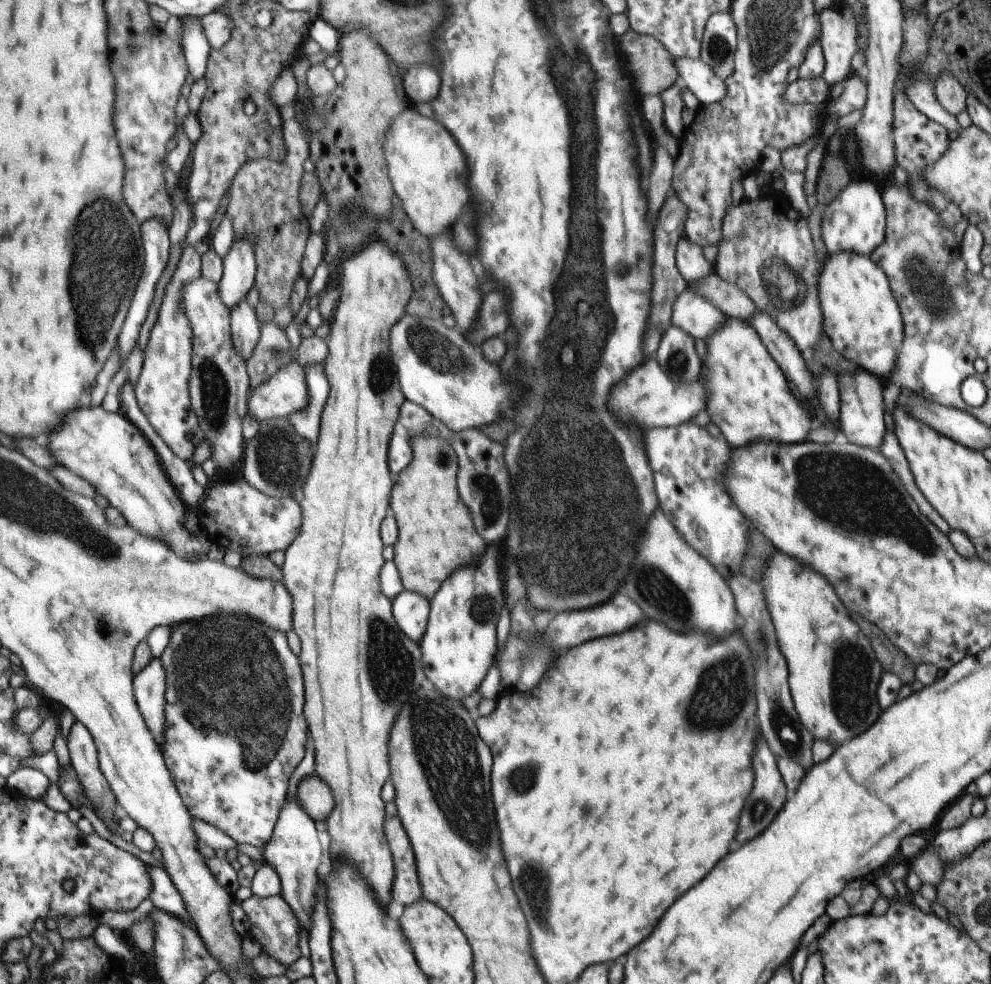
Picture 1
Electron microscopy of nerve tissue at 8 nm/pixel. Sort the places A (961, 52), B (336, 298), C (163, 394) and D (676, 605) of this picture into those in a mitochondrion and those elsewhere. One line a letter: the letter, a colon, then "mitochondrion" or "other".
A: other
B: other
C: other
D: mitochondrion

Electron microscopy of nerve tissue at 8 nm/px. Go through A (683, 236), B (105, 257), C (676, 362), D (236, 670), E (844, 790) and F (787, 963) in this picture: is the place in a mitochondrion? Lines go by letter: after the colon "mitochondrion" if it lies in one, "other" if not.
A: other
B: mitochondrion
C: mitochondrion
D: mitochondrion
E: other
F: other

